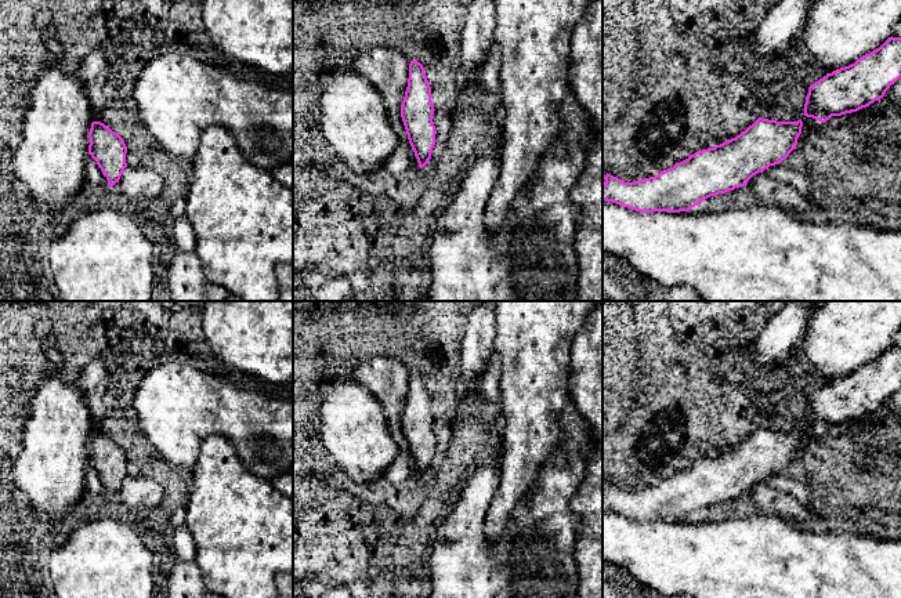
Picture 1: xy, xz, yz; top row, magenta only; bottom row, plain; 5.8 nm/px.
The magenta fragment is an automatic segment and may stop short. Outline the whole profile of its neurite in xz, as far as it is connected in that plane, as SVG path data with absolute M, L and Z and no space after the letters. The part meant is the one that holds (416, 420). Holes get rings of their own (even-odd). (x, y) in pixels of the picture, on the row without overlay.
M410 370L401 427L420 478L431 468L435 454L434 420L431 396L424 384L424 377L420 372Z

